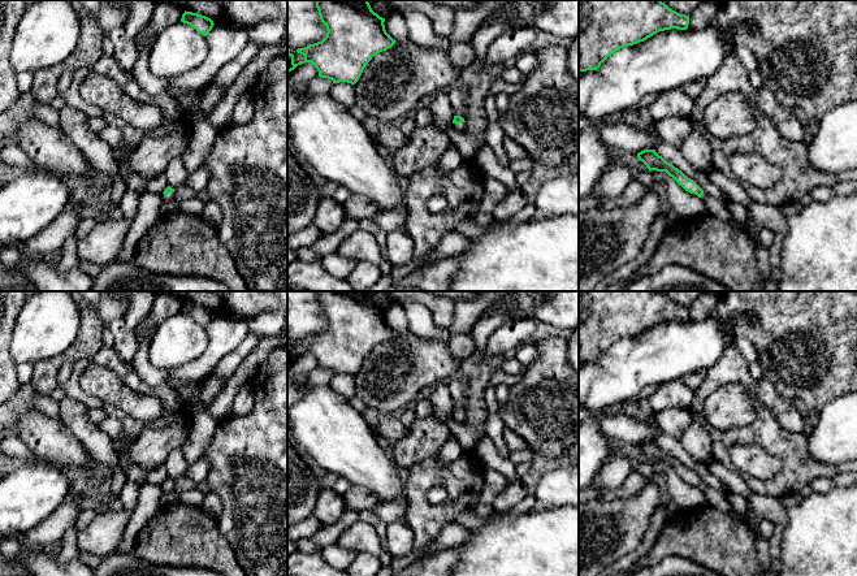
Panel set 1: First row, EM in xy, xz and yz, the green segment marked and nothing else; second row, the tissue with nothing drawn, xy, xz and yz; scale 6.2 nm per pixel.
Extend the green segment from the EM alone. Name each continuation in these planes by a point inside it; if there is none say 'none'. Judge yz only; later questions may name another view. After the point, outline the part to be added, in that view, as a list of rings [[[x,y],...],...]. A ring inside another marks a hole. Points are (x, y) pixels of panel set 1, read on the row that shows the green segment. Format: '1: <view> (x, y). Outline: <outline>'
1: yz (715, 207). Outline: [[[706,192],[701,196],[702,202],[706,205],[706,213],[718,217],[719,220],[727,221],[733,226],[739,228],[736,222],[731,218],[728,209],[726,208],[724,203],[717,198],[707,195]]]

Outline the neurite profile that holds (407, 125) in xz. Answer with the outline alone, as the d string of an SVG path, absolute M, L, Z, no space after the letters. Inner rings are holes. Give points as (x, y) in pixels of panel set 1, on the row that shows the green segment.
M414 114L406 116L401 122L399 122L401 130L404 135L411 137L412 131L416 129L415 126L415 118Z

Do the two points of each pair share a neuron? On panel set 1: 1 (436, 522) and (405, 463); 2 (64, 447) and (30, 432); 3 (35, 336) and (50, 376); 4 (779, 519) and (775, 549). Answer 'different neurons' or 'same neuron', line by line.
1: different neurons
2: same neuron
3: different neurons
4: same neuron

